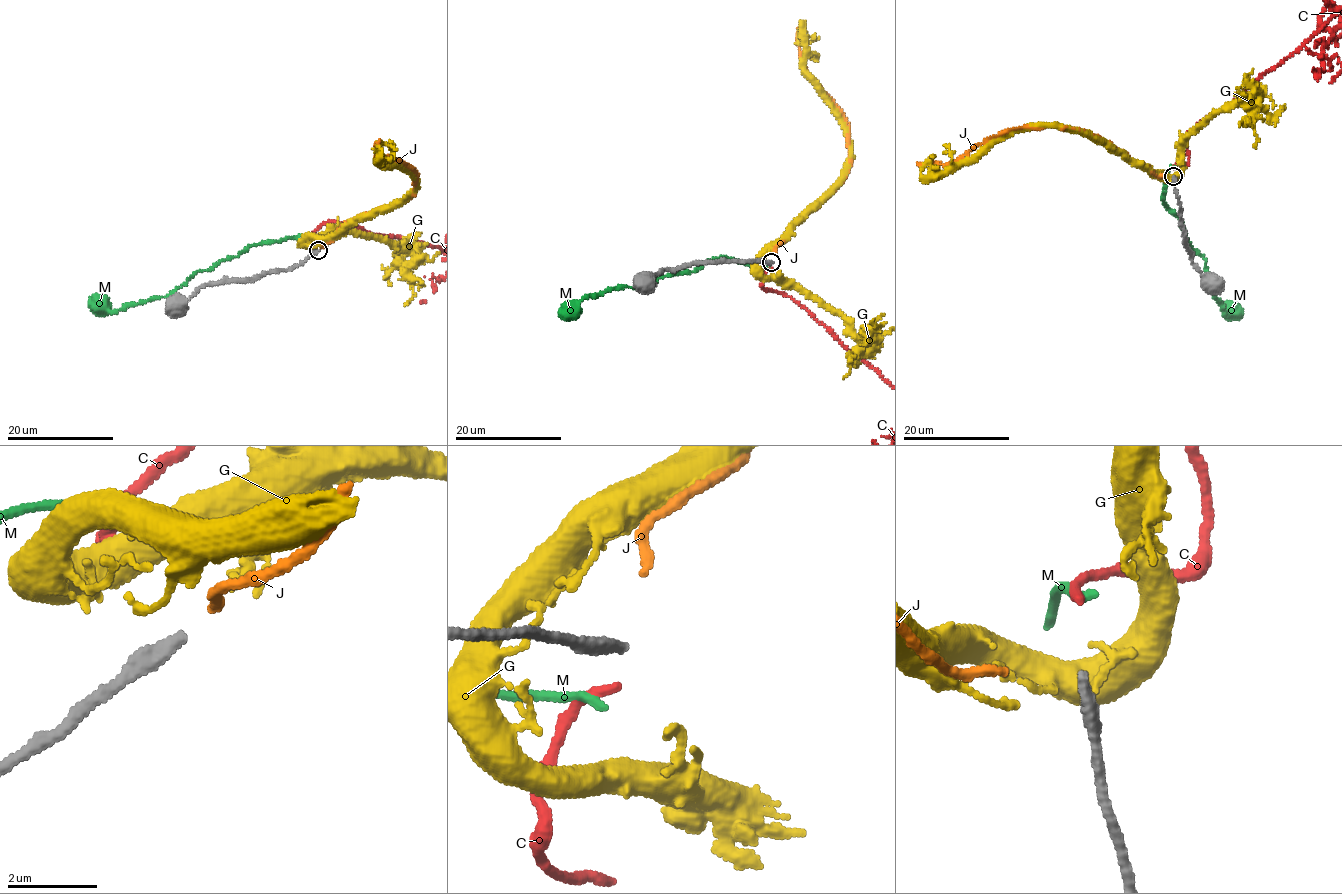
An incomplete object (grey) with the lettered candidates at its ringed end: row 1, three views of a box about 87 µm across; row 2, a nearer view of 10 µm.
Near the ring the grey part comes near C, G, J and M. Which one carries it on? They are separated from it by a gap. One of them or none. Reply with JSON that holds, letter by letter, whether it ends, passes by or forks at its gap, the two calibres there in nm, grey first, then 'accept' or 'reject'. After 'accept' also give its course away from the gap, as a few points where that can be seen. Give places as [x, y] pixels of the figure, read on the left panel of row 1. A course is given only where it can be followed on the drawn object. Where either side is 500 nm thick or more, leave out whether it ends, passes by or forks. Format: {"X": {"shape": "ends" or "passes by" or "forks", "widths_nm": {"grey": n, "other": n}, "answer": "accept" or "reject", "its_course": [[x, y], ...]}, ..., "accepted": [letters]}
{"C": {"shape": "ends", "widths_nm": {"grey": 280, "other": 200}, "answer": "accept"}, "G": {"shape": "ends", "widths_nm": {"grey": 280, "other": 180}, "answer": "reject"}, "J": {"shape": "ends", "widths_nm": {"grey": 280, "other": 200}, "answer": "reject"}, "M": {"shape": "ends", "widths_nm": {"grey": 280, "other": 200}, "answer": "reject"}, "accepted": ["C"]}

